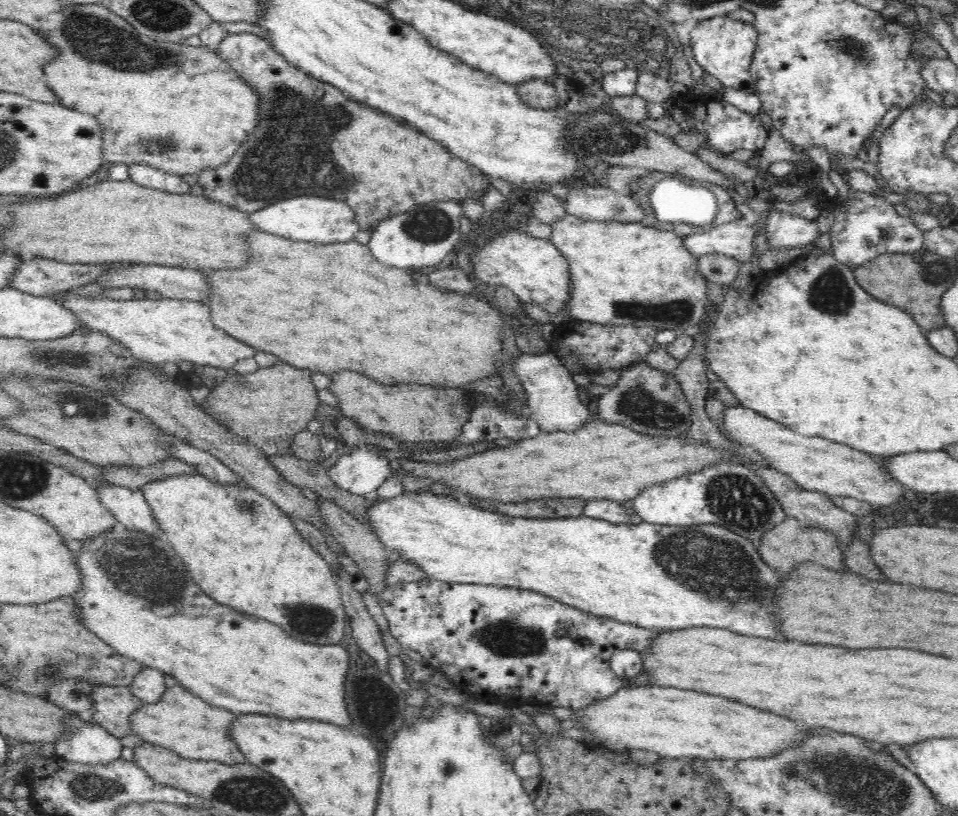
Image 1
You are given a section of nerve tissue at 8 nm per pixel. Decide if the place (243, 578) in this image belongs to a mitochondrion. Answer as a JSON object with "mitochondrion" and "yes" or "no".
{"mitochondrion":"no"}

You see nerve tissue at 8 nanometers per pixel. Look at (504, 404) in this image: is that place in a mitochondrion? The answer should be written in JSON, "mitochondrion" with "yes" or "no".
{"mitochondrion":"no"}

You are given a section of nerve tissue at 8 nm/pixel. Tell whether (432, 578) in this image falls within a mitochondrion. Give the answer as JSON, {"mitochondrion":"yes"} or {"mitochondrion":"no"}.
{"mitochondrion":"no"}

